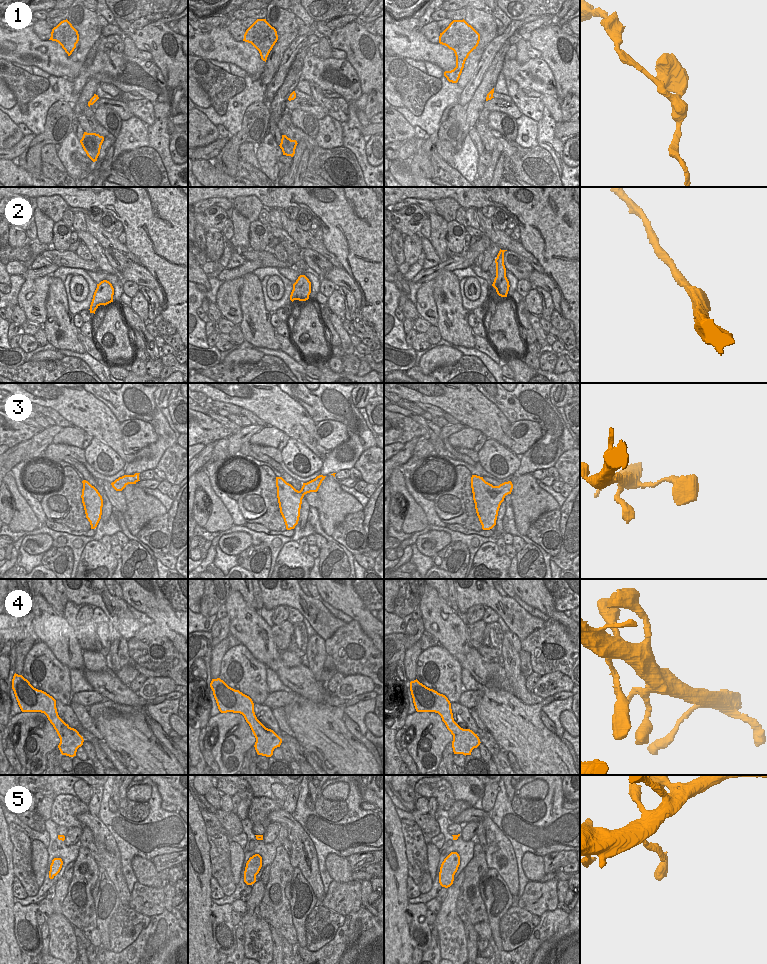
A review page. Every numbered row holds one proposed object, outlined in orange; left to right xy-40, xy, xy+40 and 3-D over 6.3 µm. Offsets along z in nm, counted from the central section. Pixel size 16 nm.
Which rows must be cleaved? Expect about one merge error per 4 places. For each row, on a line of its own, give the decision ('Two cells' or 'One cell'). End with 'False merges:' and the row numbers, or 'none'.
1: One cell
2: One cell
3: One cell
4: One cell
5: One cell
False merges: none

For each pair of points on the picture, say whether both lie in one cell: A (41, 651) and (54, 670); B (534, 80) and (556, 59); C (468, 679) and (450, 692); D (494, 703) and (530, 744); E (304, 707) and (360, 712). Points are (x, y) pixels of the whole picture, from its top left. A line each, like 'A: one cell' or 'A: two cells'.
A: one cell
B: two cells
C: two cells
D: one cell
E: two cells

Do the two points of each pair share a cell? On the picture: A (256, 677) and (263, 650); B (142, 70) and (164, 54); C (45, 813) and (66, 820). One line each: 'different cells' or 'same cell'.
A: different cells
B: different cells
C: different cells

